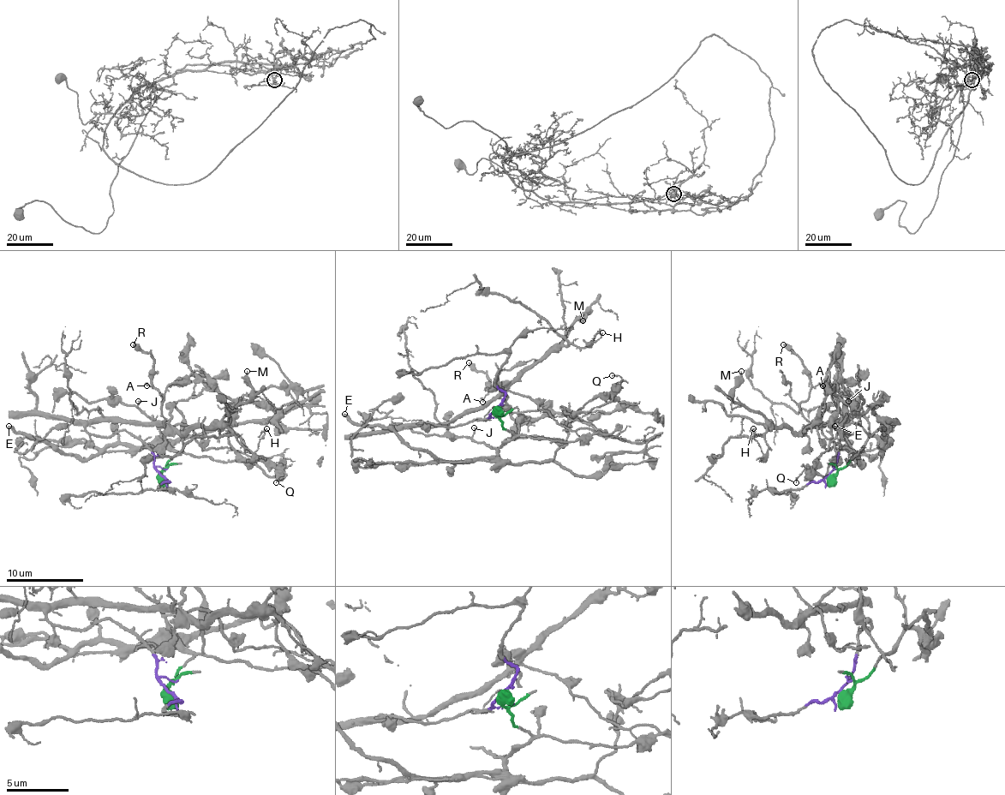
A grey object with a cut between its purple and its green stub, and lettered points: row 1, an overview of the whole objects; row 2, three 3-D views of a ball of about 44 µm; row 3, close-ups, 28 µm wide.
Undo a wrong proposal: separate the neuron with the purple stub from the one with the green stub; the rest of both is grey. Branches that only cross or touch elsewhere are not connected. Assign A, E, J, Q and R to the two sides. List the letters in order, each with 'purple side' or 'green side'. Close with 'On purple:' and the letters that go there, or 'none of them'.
A: purple side
E: green side
J: green side
Q: green side
R: purple side
On purple: A, R

